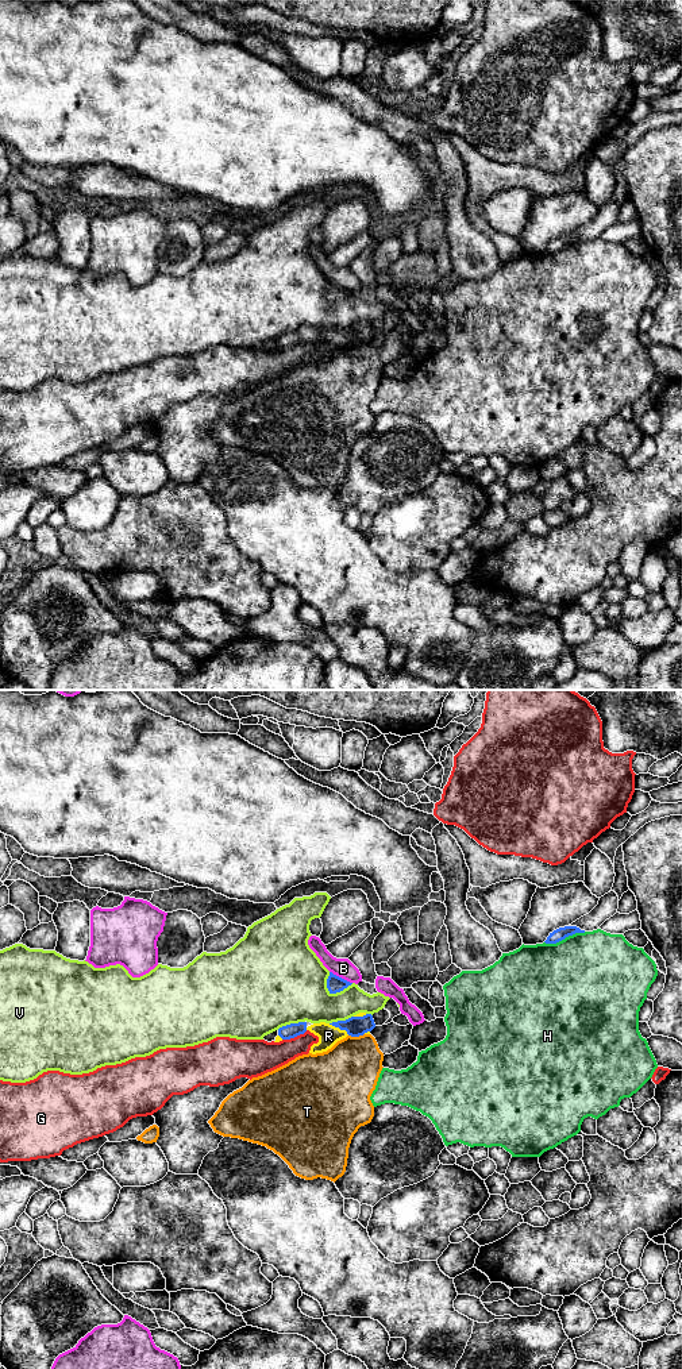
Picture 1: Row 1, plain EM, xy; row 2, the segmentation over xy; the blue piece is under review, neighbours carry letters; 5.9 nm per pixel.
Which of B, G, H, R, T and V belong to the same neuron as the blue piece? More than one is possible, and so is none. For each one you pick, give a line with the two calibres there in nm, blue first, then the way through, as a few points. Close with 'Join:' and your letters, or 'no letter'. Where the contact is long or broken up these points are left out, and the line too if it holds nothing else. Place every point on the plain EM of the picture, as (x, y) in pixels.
R: calibres 120 and 120 nm
Join: R

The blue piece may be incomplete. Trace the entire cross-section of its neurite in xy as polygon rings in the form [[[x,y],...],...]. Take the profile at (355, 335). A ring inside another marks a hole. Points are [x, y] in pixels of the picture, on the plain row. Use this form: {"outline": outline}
{"outline": [[[359,321],[346,329],[338,329],[332,332],[313,332],[307,336],[311,342],[319,346],[319,351],[311,355],[309,362],[323,362],[331,358],[338,350],[347,344],[359,346],[370,343],[375,336],[371,323]]]}

